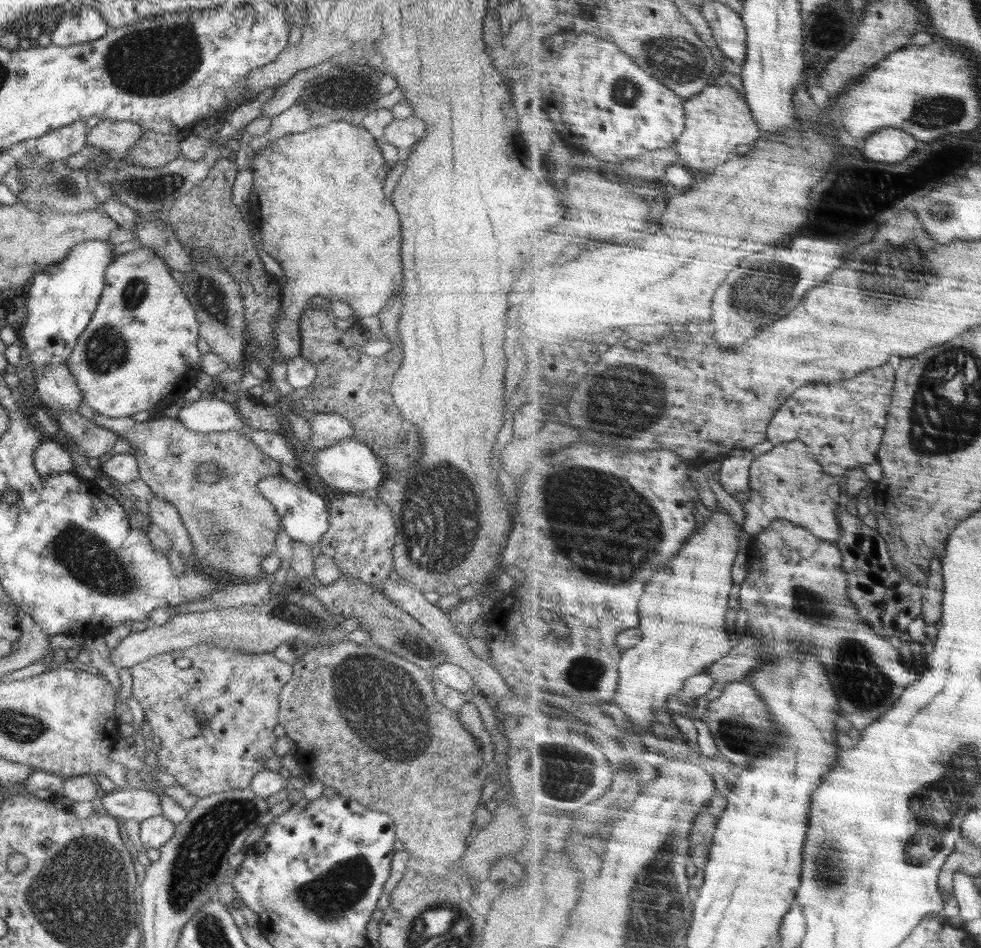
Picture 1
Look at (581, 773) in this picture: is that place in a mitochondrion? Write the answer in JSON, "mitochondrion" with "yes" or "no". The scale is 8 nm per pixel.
{"mitochondrion":"yes"}

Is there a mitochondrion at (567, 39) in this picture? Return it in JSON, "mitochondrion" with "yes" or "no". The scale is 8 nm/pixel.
{"mitochondrion":"no"}

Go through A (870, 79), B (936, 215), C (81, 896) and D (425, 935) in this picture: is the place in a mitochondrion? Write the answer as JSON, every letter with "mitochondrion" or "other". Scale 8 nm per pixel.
{"A":"other","B":"mitochondrion","C":"mitochondrion","D":"mitochondrion"}

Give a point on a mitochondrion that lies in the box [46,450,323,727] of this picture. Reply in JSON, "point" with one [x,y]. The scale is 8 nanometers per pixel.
{"point":[89,560]}

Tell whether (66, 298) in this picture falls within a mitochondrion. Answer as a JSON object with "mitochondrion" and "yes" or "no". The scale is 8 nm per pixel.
{"mitochondrion":"no"}

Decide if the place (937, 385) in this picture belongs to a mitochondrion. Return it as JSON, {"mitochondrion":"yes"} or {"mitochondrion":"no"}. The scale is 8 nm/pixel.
{"mitochondrion":"yes"}

